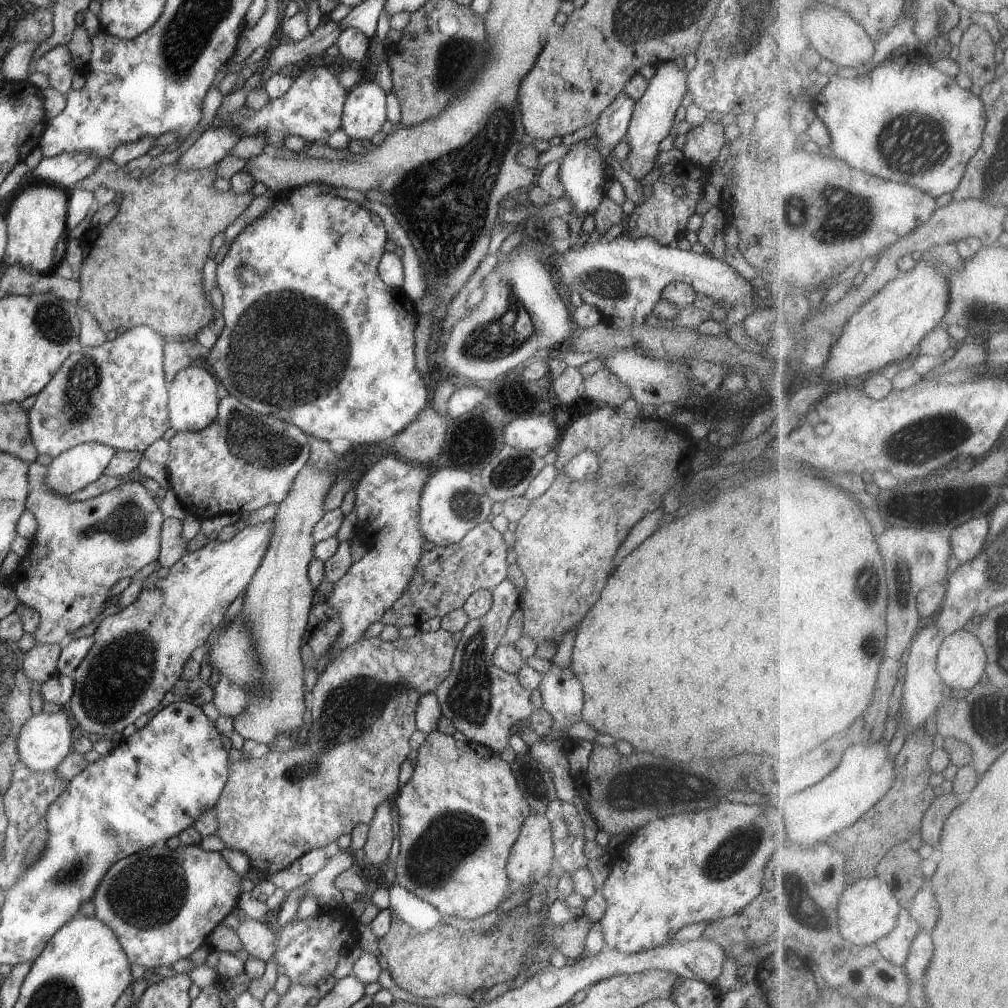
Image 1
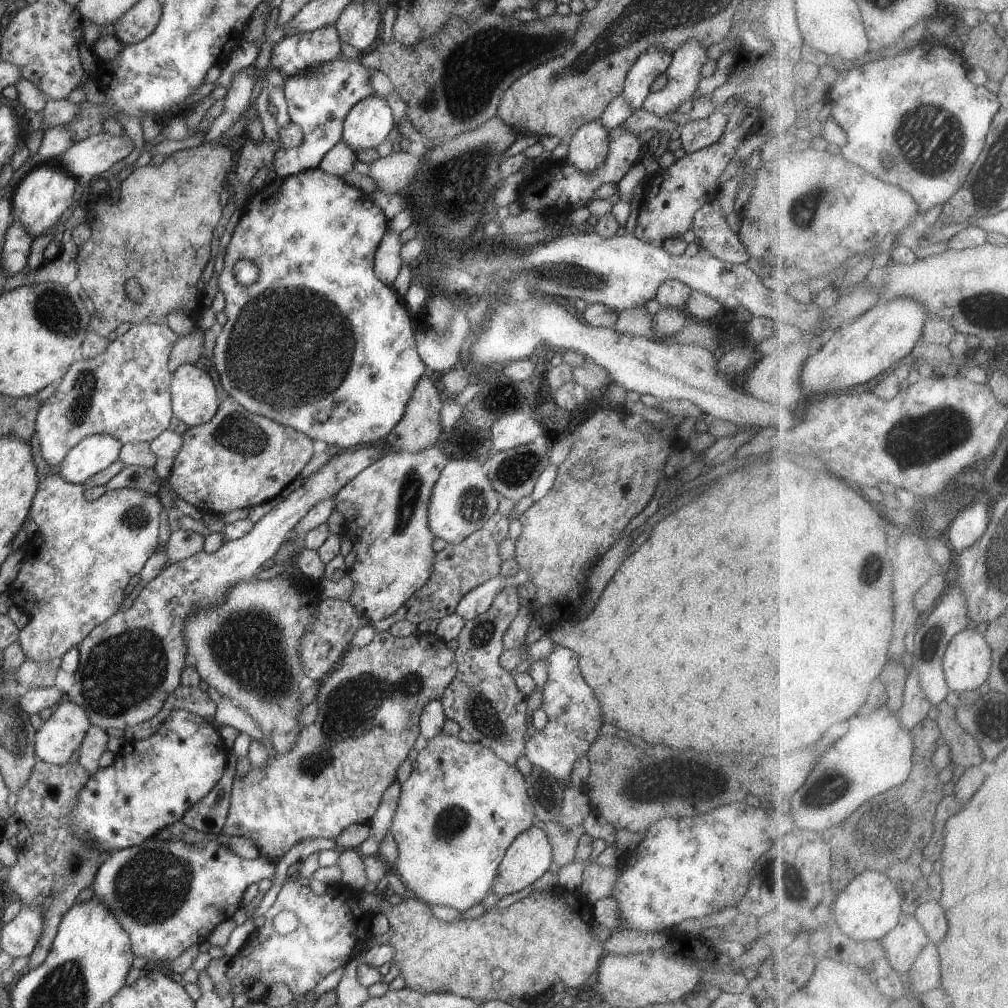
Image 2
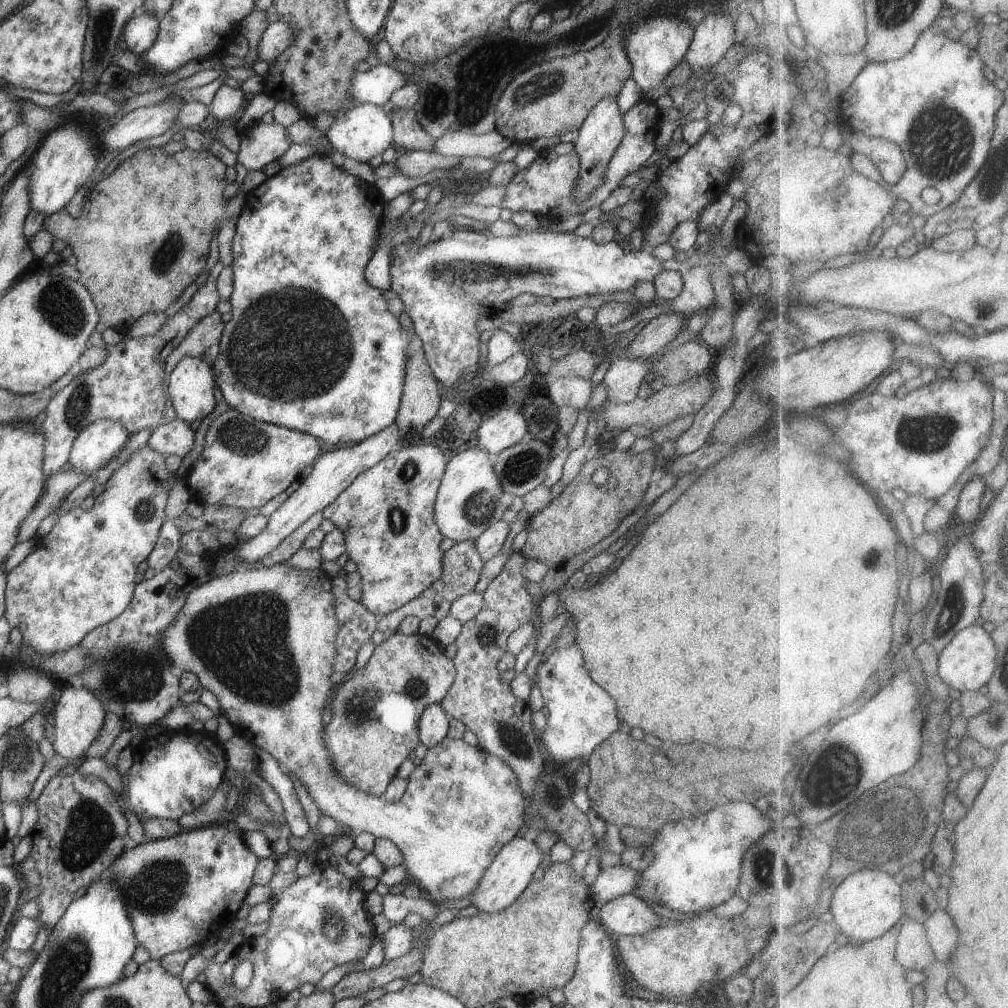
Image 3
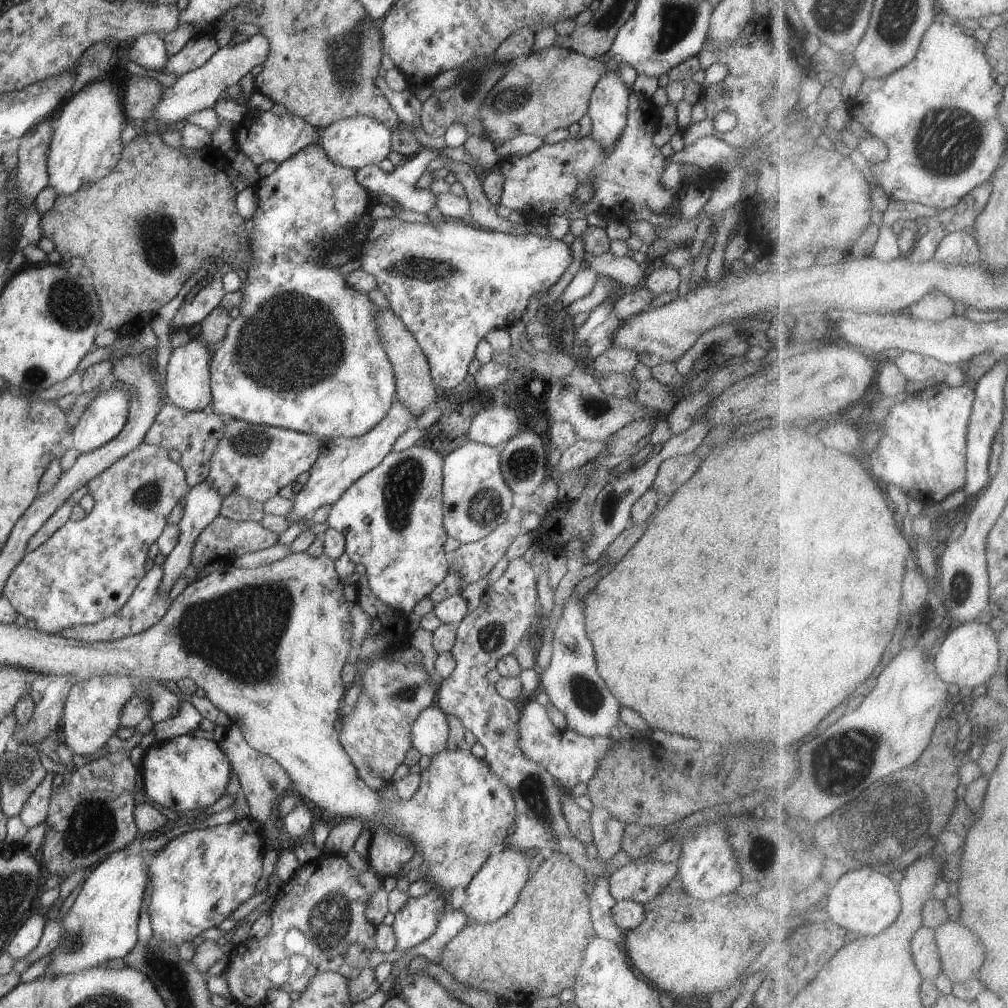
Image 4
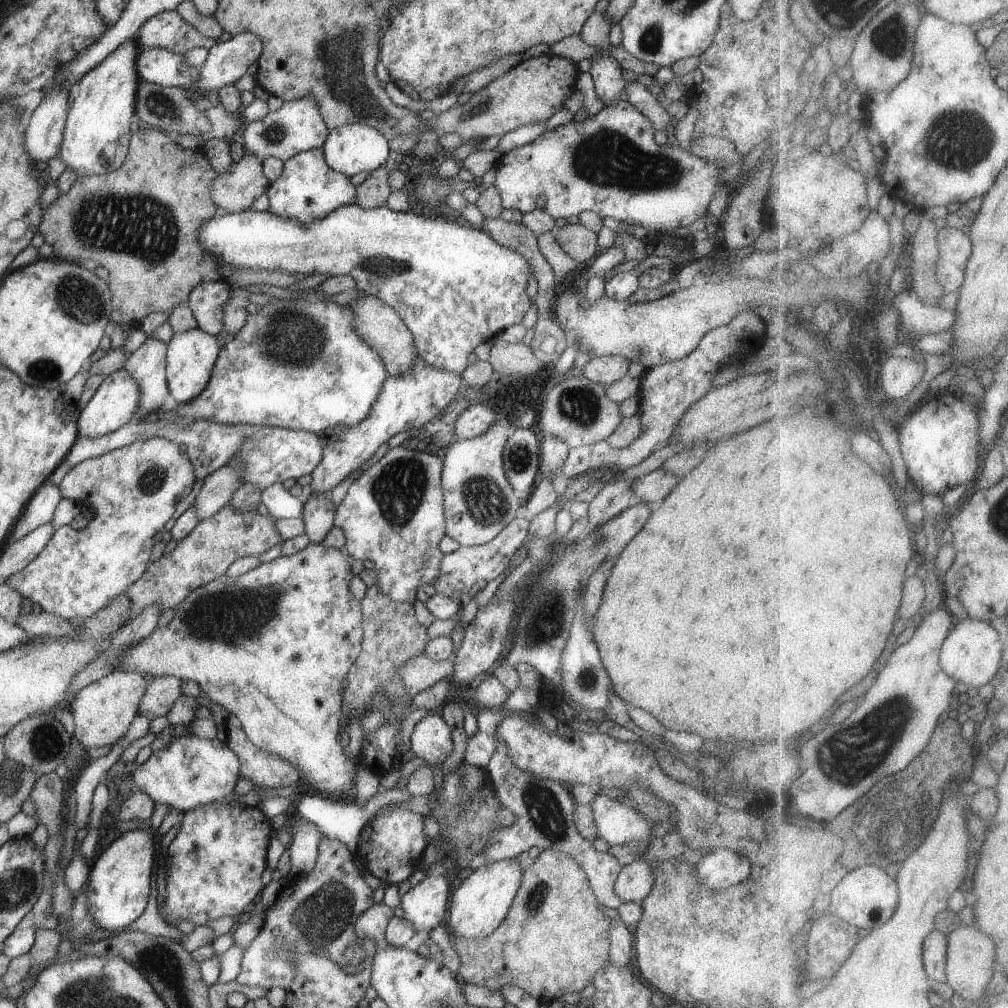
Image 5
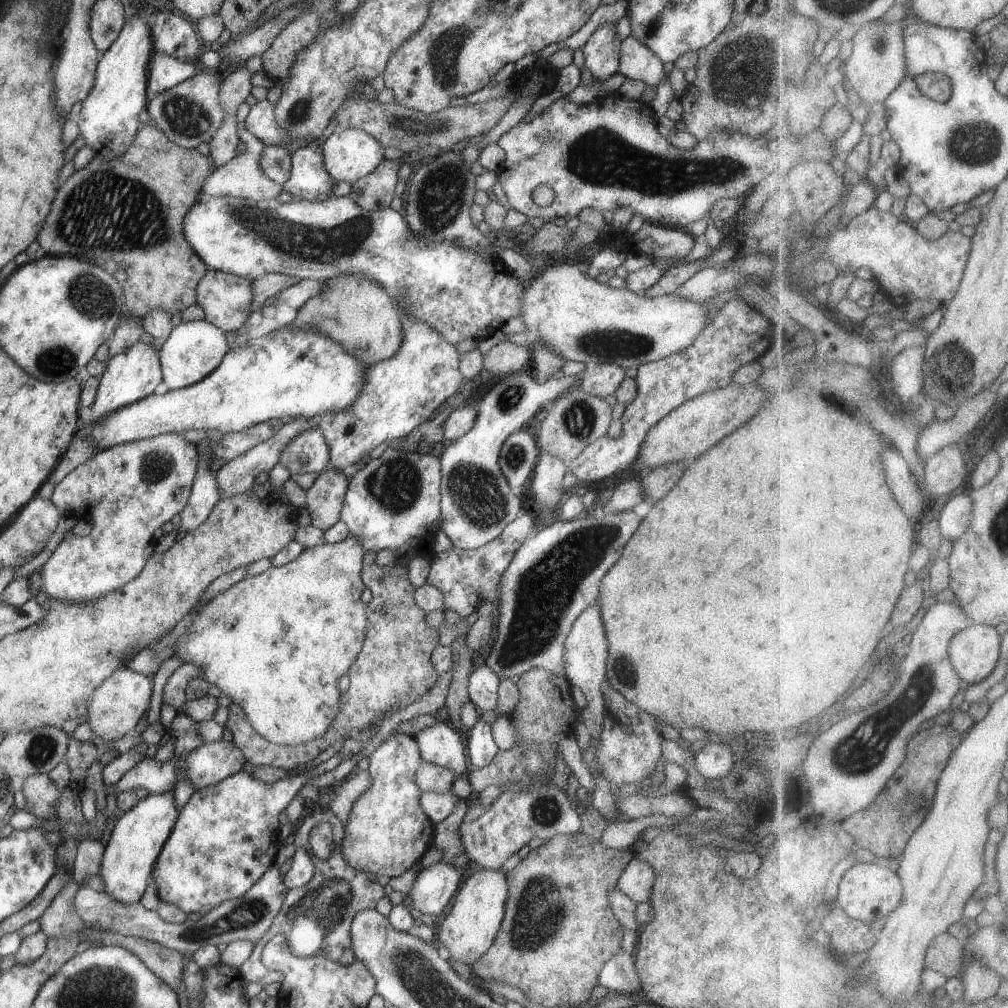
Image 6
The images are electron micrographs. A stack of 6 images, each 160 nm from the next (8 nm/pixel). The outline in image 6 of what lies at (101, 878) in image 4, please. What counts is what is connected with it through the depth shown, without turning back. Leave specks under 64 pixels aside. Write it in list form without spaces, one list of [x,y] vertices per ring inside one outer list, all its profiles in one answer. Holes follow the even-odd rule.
[[[172,791],[148,793],[130,810],[121,813],[116,820],[101,862],[99,875],[105,882],[105,890],[115,900],[126,904],[140,901],[148,884],[157,856],[176,824],[181,810],[175,803]]]

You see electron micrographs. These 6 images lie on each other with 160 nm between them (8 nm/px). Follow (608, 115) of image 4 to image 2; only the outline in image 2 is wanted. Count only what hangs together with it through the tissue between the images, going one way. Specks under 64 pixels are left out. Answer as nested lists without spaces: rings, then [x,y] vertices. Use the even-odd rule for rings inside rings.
[[[600,119],[584,123],[570,137],[566,161],[585,173],[593,173],[604,164],[611,142],[608,128]]]

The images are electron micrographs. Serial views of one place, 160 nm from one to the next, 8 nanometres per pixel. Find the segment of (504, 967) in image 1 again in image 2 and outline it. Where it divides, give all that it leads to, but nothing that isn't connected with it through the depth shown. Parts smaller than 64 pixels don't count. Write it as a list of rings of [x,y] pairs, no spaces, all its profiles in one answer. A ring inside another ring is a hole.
[[[536,889],[529,896],[520,901],[510,904],[505,908],[494,908],[492,907],[488,911],[484,911],[479,917],[474,919],[456,919],[453,921],[444,922],[439,918],[435,917],[433,909],[428,903],[421,901],[418,898],[409,896],[397,905],[391,905],[387,901],[387,897],[376,896],[374,892],[369,893],[365,890],[357,890],[356,894],[360,901],[360,906],[364,906],[367,911],[373,914],[383,913],[389,920],[389,928],[394,930],[394,934],[388,943],[392,943],[395,948],[395,957],[393,962],[398,962],[400,966],[400,975],[406,980],[406,986],[412,990],[420,991],[421,993],[433,993],[433,992],[451,992],[458,996],[469,998],[470,1000],[476,1001],[477,1003],[485,1003],[488,1001],[495,1001],[496,999],[502,999],[503,1001],[510,1001],[514,996],[520,998],[520,1000],[531,1001],[536,998],[543,997],[547,993],[551,992],[552,985],[555,982],[562,982],[563,986],[566,987],[566,992],[571,993],[571,989],[579,988],[582,984],[590,982],[590,978],[594,978],[596,969],[599,967],[601,959],[604,957],[606,952],[602,947],[603,939],[594,938],[592,936],[592,924],[586,922],[582,918],[582,914],[578,914],[570,904],[566,904],[566,900],[562,896],[556,896],[552,892],[538,892]]]

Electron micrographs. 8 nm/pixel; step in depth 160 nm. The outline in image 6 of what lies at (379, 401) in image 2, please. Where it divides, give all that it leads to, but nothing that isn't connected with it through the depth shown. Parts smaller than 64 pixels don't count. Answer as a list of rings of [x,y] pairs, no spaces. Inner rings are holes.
[[[317,142],[292,150],[291,175],[283,189],[293,194],[294,200],[324,200],[333,195],[334,183],[324,168],[323,151]],[[291,324],[280,326],[278,330],[257,339],[244,337],[240,341],[239,350],[232,354],[226,353],[216,370],[196,384],[169,390],[163,395],[154,392],[130,406],[112,411],[94,426],[89,426],[86,431],[80,432],[87,433],[101,451],[125,442],[170,433],[180,435],[190,429],[198,429],[202,433],[208,430],[218,431],[220,434],[241,433],[252,425],[270,419],[282,419],[286,422],[296,417],[307,419],[312,419],[314,416],[322,417],[326,411],[344,410],[358,398],[361,386],[368,380],[364,378],[368,367],[342,349],[339,343],[330,337],[314,334],[305,329],[292,329]]]

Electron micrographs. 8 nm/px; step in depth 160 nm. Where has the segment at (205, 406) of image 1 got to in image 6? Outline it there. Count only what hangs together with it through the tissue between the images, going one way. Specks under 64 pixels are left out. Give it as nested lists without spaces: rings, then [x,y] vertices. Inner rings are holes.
[[[206,319],[182,321],[172,329],[164,344],[159,348],[159,361],[163,372],[163,382],[169,390],[176,390],[196,384],[207,377],[222,362],[230,350],[226,333]]]

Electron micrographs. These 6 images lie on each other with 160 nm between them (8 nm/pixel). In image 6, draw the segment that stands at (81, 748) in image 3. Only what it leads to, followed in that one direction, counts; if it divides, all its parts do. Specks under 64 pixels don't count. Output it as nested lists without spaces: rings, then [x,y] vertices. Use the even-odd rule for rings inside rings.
[[[128,666],[120,667],[109,676],[94,691],[88,705],[88,720],[86,723],[94,731],[94,739],[105,748],[109,743],[125,734],[134,732],[140,718],[149,710],[152,696],[153,680],[150,677],[130,670]]]

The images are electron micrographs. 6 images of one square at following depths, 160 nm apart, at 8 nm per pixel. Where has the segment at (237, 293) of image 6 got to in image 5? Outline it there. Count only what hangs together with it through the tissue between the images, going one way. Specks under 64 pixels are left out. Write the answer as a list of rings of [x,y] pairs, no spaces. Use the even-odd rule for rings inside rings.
[[[217,275],[195,286],[186,304],[193,310],[198,327],[215,336],[222,332],[224,307],[231,290],[226,280]]]

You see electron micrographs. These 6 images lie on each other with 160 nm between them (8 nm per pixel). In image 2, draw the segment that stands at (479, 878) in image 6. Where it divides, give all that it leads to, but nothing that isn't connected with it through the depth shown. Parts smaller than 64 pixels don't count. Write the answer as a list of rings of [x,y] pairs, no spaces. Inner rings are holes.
[[[530,827],[519,834],[506,849],[502,862],[498,867],[498,874],[493,882],[491,892],[499,898],[514,894],[526,886],[536,882],[550,868],[553,860],[553,850],[547,834],[537,827]]]

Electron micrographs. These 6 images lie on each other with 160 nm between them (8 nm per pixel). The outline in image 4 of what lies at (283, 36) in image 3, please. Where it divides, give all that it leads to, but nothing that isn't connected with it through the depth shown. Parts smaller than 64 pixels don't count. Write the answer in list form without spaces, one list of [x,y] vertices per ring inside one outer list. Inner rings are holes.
[[[260,33],[241,40],[236,45],[220,47],[202,66],[187,72],[178,78],[172,88],[165,88],[160,102],[153,110],[153,118],[147,126],[174,124],[184,120],[189,114],[214,107],[216,102],[226,94],[225,90],[232,85],[238,85],[240,78],[250,73],[251,68],[265,62],[270,50],[269,40]]]

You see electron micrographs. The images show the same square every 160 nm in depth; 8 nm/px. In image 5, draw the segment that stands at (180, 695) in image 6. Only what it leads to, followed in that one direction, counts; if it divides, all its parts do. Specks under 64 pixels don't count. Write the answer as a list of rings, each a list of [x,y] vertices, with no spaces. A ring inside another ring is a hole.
[[[175,676],[155,677],[149,682],[139,704],[139,714],[150,720],[167,716],[172,705],[179,699],[183,681]]]

